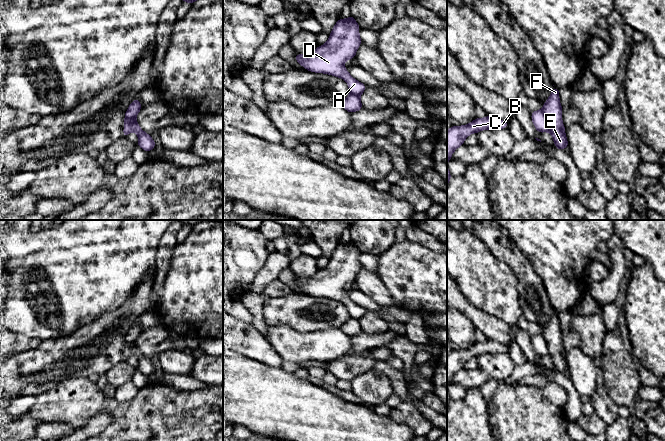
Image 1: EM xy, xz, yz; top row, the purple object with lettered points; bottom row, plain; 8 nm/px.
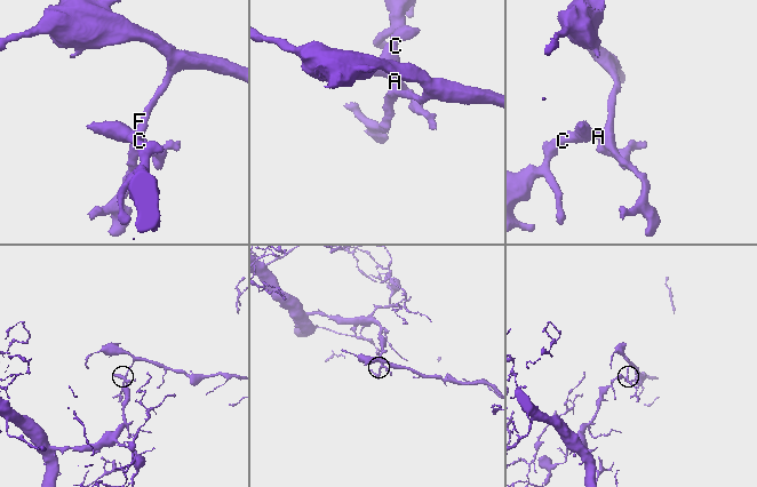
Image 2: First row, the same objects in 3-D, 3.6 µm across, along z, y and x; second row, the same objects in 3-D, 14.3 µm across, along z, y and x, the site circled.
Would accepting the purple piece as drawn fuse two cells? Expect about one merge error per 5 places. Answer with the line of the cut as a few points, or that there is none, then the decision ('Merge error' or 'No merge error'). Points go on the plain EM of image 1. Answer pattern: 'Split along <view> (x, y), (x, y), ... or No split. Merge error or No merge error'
Split along yz (541, 334), (548, 354). Merge error

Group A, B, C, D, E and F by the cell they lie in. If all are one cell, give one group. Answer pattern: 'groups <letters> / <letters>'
groups A B C D / E F

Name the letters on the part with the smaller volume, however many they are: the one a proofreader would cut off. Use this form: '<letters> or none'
E, F

